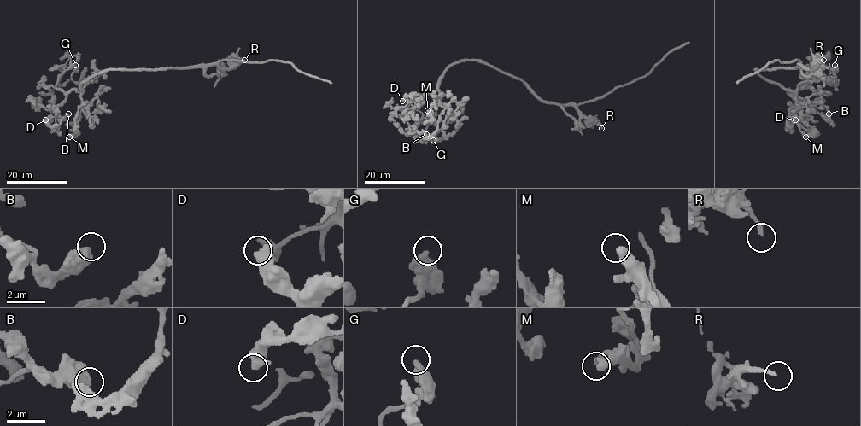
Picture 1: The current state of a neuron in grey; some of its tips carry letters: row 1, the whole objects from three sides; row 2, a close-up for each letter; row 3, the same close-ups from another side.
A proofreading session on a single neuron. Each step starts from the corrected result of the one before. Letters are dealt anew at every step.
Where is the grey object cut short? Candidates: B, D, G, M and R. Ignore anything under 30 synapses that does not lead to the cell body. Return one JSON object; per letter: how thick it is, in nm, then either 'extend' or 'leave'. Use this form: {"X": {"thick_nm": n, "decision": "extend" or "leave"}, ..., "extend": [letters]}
{"B": {"thick_nm": 650, "decision": "leave"}, "D": {"thick_nm": 650, "decision": "leave"}, "G": {"thick_nm": 440, "decision": "leave"}, "M": {"thick_nm": 500, "decision": "leave"}, "R": {"thick_nm": 190, "decision": "leave"}, "extend": []}

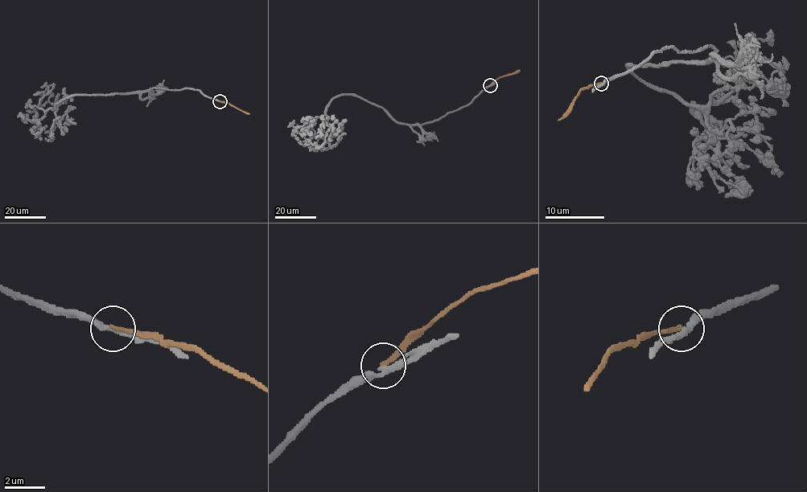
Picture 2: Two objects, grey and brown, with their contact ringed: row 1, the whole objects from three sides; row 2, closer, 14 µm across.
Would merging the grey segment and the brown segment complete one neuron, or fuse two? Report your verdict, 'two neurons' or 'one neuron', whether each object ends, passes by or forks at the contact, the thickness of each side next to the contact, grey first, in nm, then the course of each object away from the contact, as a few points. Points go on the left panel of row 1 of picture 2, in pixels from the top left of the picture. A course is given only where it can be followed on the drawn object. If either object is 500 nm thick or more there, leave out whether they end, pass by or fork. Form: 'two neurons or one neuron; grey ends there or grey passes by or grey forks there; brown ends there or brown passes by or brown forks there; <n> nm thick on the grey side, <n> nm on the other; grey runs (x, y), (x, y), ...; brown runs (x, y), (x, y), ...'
two neurons; grey passes by; brown ends there; 240 nm thick on the grey side, 200 nm on the other; grey runs (220, 100), (186, 88), (70, 95), (56, 103), (55, 109), (32, 106), (36, 123), (43, 128), (47, 125); brown runs (220, 100), (249, 113)

